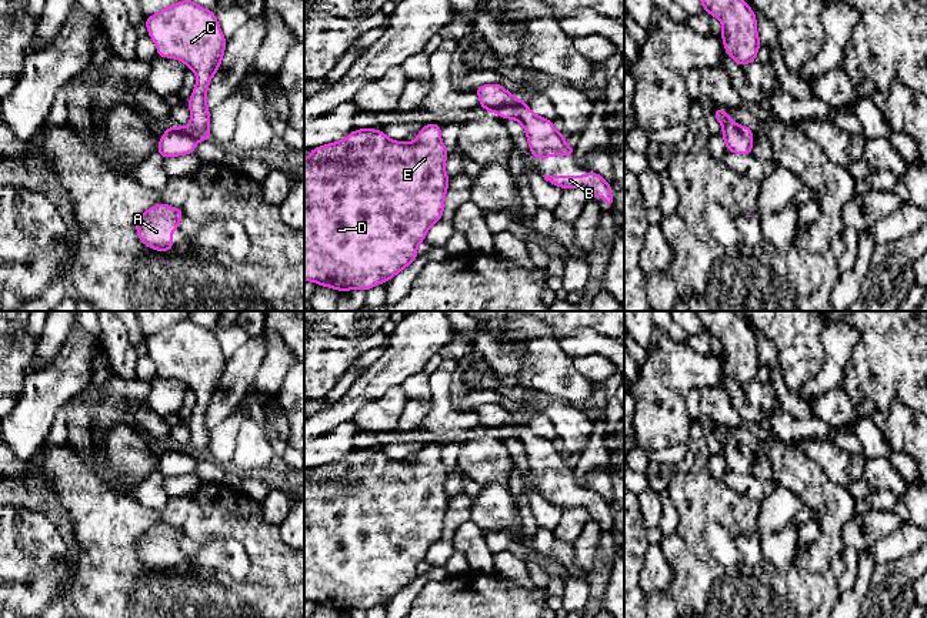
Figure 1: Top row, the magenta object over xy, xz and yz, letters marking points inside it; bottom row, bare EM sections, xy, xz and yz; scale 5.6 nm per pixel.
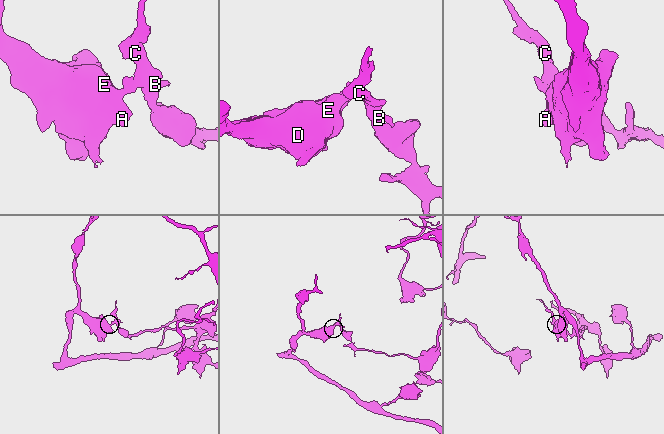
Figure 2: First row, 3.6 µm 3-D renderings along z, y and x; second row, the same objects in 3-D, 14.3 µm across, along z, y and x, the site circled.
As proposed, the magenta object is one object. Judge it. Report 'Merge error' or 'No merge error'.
Merge error

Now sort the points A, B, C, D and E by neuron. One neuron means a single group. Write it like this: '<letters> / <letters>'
A D E / B C

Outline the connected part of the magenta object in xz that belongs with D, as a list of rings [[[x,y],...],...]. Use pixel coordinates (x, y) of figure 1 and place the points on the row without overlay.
[[[440,442],[424,445],[413,462],[393,461],[383,450],[361,448],[351,451],[344,460],[311,468],[304,478],[304,601],[314,601],[334,609],[370,609],[383,601],[390,601],[417,578],[417,565],[426,559],[429,548],[437,542],[444,531],[444,518],[450,497],[444,490],[447,468],[441,461]]]

